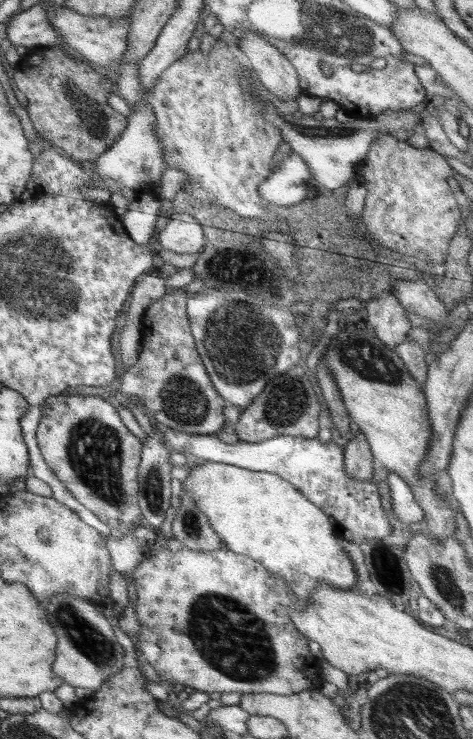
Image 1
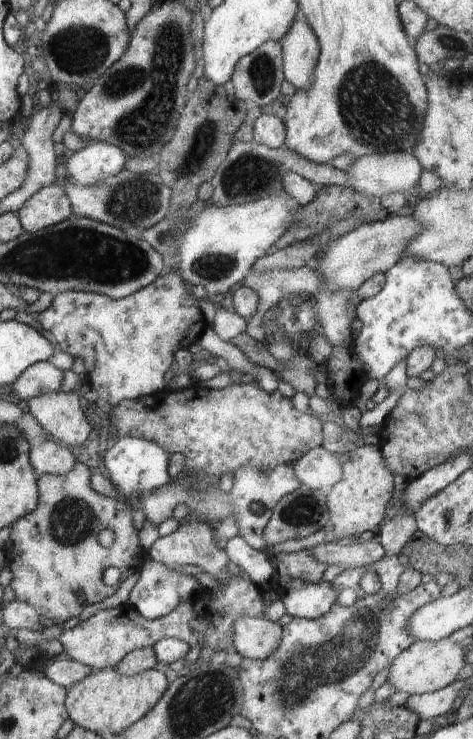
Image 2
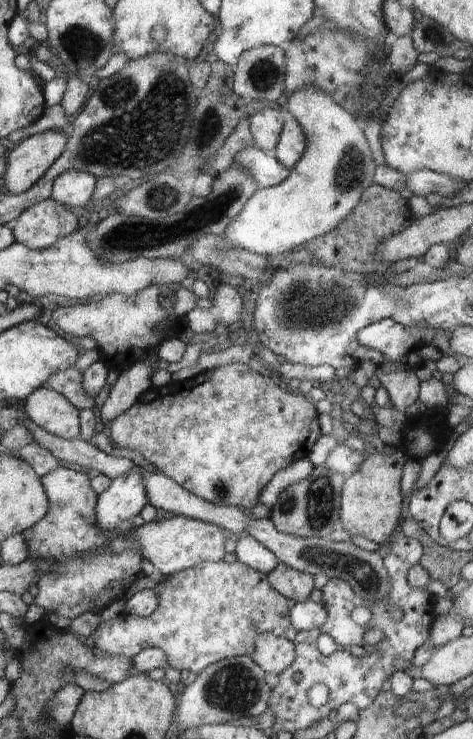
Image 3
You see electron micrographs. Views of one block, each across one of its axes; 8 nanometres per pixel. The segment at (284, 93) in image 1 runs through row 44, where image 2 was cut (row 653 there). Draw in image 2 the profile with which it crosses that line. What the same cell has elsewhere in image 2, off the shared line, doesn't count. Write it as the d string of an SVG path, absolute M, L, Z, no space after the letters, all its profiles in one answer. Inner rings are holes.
M238 617L233 624L233 646L243 657L265 661L279 647L282 629L264 617Z

